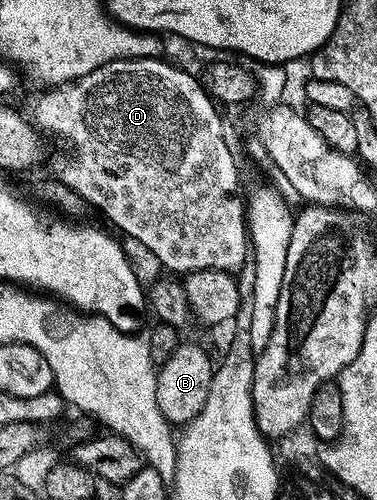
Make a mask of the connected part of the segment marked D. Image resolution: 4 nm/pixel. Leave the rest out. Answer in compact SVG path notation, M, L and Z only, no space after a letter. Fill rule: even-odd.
M163 57L154 59L118 59L109 61L93 73L75 79L72 83L62 84L46 92L29 110L29 118L44 136L56 135L65 146L71 150L71 156L59 167L58 182L63 183L73 193L77 193L80 200L86 204L96 203L107 214L108 219L131 239L136 239L157 262L171 271L229 271L239 273L243 262L249 259L249 228L247 226L247 205L245 195L239 192L239 167L235 164L235 155L227 144L227 127L219 116L220 108L207 93L206 86L199 83L187 71L166 63Z

